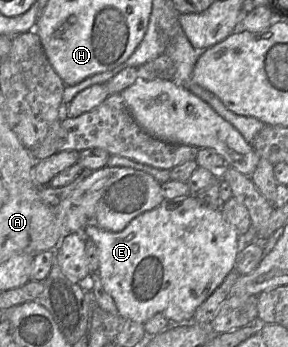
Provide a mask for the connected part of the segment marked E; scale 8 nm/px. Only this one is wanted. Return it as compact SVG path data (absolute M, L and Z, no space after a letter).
M195 194L175 199L164 199L159 206L132 219L120 232L110 232L93 226L87 226L82 232L93 241L97 248L99 259L98 273L104 289L113 298L119 315L141 324L144 324L157 313L163 314L170 323L181 323L193 318L197 307L223 283L228 274L235 268L235 261L239 251L239 233L227 222L221 208L213 209L202 204Z

